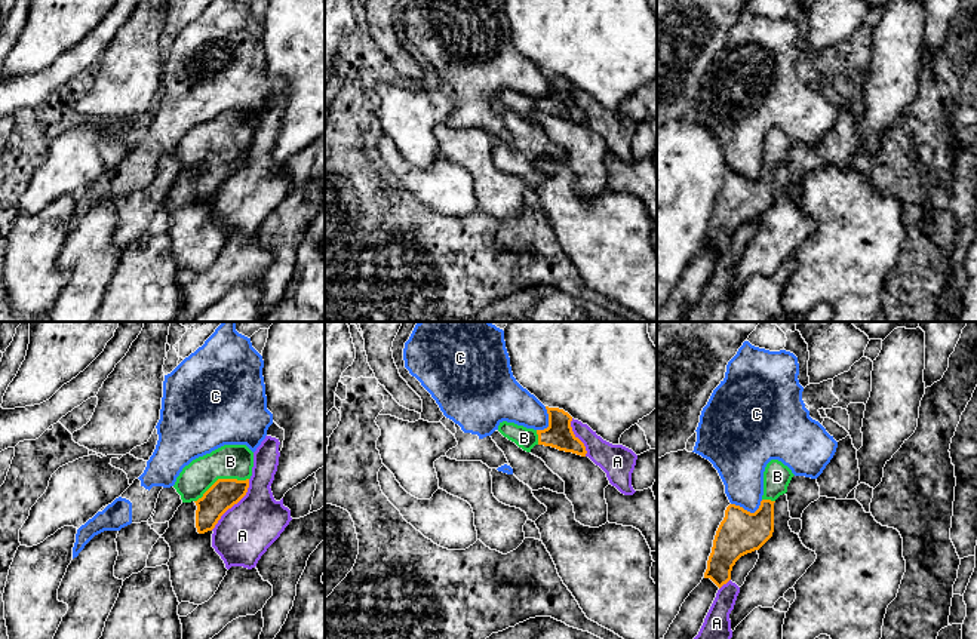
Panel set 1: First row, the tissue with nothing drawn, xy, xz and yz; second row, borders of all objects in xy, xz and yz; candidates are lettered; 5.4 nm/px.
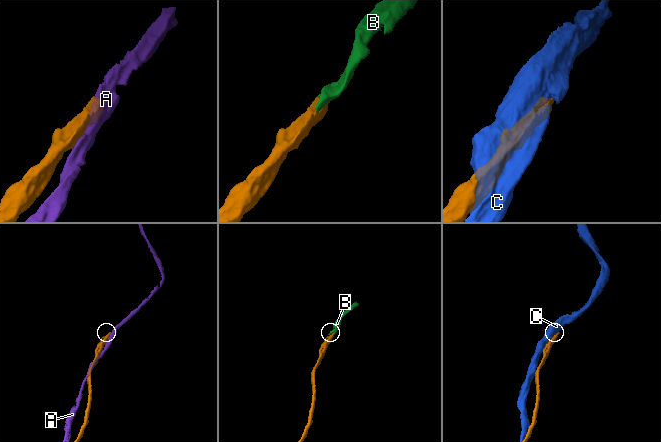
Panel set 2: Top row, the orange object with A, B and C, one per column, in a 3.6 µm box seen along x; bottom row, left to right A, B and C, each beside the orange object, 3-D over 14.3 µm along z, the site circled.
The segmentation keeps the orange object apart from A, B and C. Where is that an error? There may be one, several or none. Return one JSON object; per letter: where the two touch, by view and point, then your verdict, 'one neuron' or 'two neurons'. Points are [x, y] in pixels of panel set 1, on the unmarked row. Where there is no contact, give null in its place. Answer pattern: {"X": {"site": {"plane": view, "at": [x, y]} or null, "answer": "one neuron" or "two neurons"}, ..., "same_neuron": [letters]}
{"A": {"site": {"plane": "xy", "at": [233, 172]}, "answer": "two neurons"}, "B": {"site": {"plane": "xy", "at": [221, 147]}, "answer": "one neuron"}, "C": {"site": {"plane": "yz", "at": [747, 180]}, "answer": "two neurons"}, "same_neuron": ["B"]}

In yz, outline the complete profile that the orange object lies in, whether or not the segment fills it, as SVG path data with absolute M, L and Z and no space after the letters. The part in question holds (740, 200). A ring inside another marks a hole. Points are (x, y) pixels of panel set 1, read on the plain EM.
M771 128L764 139L764 163L755 181L729 172L721 190L712 221L707 228L704 246L710 246L719 256L731 248L735 230L759 218L774 200L774 170L787 160L795 142L778 128Z

